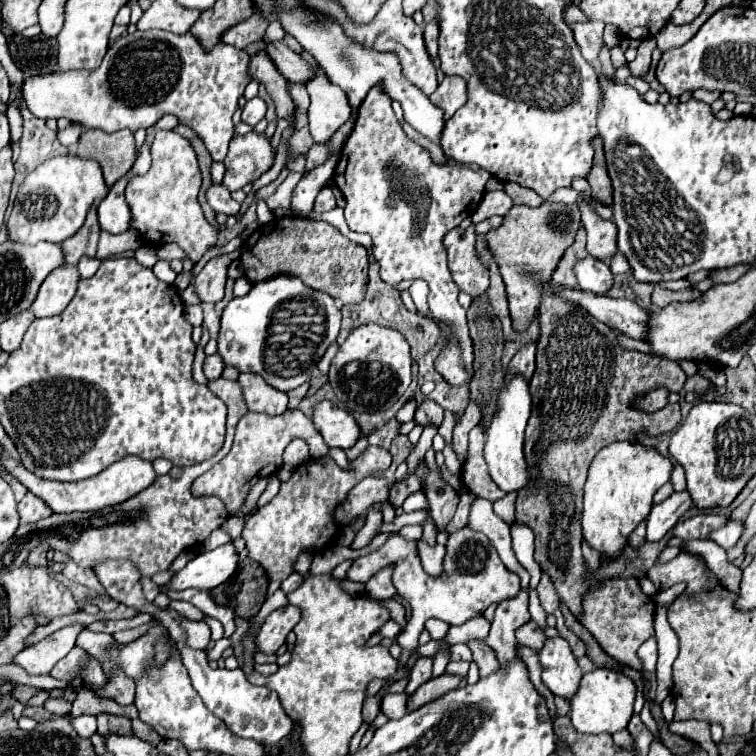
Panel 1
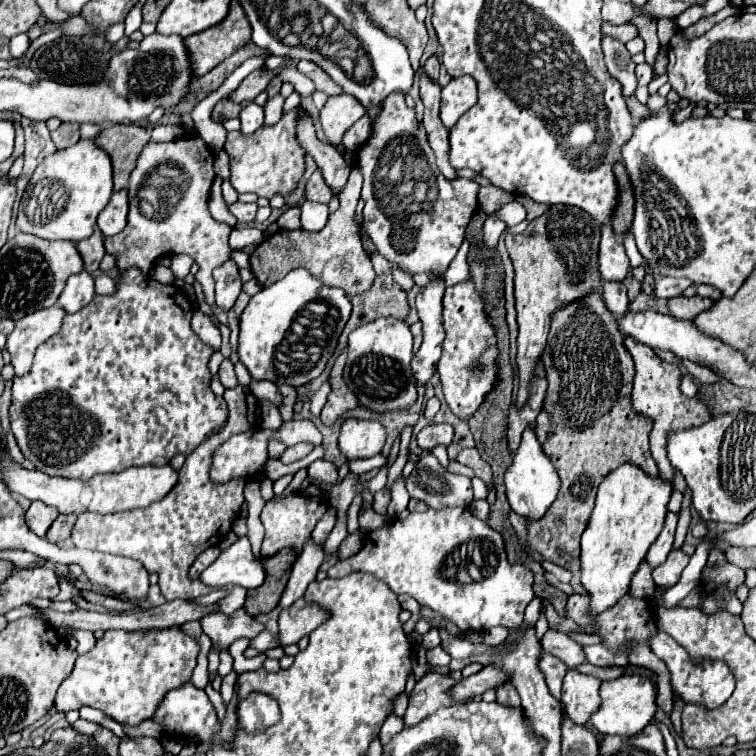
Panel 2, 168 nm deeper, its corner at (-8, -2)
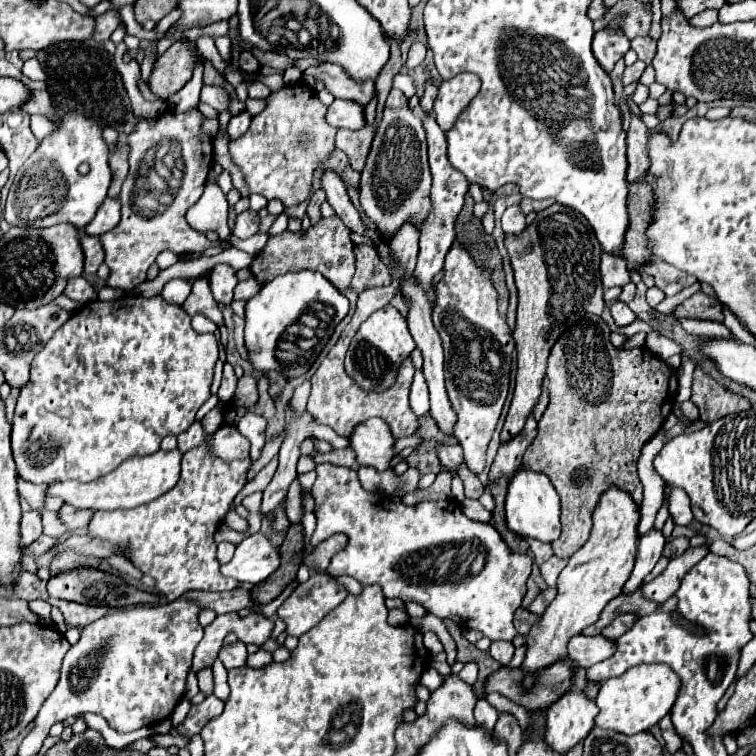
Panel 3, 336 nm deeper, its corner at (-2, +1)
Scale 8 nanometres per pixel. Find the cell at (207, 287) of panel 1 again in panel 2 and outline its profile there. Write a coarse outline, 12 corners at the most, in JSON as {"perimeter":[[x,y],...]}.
{"perimeter":[[232,259],[214,269],[216,305],[232,309],[242,291]]}

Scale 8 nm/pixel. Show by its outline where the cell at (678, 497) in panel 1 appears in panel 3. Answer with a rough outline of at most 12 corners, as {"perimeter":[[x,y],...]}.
{"perimeter":[[652,528],[642,536],[638,560],[624,592],[642,586],[660,560],[664,542],[662,530]]}

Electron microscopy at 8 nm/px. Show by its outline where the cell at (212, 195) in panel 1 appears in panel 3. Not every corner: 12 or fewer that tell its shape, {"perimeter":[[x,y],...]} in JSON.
{"perimeter":[[256,212],[238,214],[236,238],[250,238],[258,232]]}

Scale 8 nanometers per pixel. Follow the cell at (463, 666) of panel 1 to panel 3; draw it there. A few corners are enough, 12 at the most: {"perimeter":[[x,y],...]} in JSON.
{"perimeter":[[474,662],[464,664],[458,674],[466,684],[478,678],[478,666]]}

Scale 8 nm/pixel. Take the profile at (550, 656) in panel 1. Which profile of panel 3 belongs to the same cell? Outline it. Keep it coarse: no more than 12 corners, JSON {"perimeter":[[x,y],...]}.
{"perimeter":[[568,690],[546,710],[546,742],[564,754],[588,736],[598,706]]}

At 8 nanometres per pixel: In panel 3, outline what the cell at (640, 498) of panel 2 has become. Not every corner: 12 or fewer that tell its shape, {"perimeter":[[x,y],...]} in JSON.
{"perimeter":[[610,486],[528,634],[524,686],[622,594],[640,506]]}

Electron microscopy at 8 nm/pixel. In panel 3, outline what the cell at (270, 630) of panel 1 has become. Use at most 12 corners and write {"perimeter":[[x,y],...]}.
{"perimeter":[[312,574],[278,608],[288,636],[314,628],[348,590]]}

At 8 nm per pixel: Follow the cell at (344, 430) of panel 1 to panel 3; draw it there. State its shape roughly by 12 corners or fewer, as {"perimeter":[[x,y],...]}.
{"perimeter":[[382,418],[358,424],[350,448],[360,466],[386,470],[394,436]]}

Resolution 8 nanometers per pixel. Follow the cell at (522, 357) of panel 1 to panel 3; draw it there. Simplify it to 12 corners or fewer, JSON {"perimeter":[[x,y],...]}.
{"perimeter":[[534,414],[518,436],[500,444],[490,480],[510,478],[536,436]]}

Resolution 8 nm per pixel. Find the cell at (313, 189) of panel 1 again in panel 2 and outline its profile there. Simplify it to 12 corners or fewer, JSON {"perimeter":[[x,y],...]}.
{"perimeter":[[348,93],[328,97],[320,111],[326,137],[340,143],[366,109]]}

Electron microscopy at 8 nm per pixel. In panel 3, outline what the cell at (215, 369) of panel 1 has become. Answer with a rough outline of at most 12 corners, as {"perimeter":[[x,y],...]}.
{"perimeter":[[224,364],[218,390],[220,400],[230,400],[236,390],[232,364]]}

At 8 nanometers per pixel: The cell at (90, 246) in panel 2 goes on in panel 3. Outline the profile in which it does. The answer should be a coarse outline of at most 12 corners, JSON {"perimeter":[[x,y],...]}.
{"perimeter":[[82,234],[84,274],[96,274],[104,262],[98,236]]}

